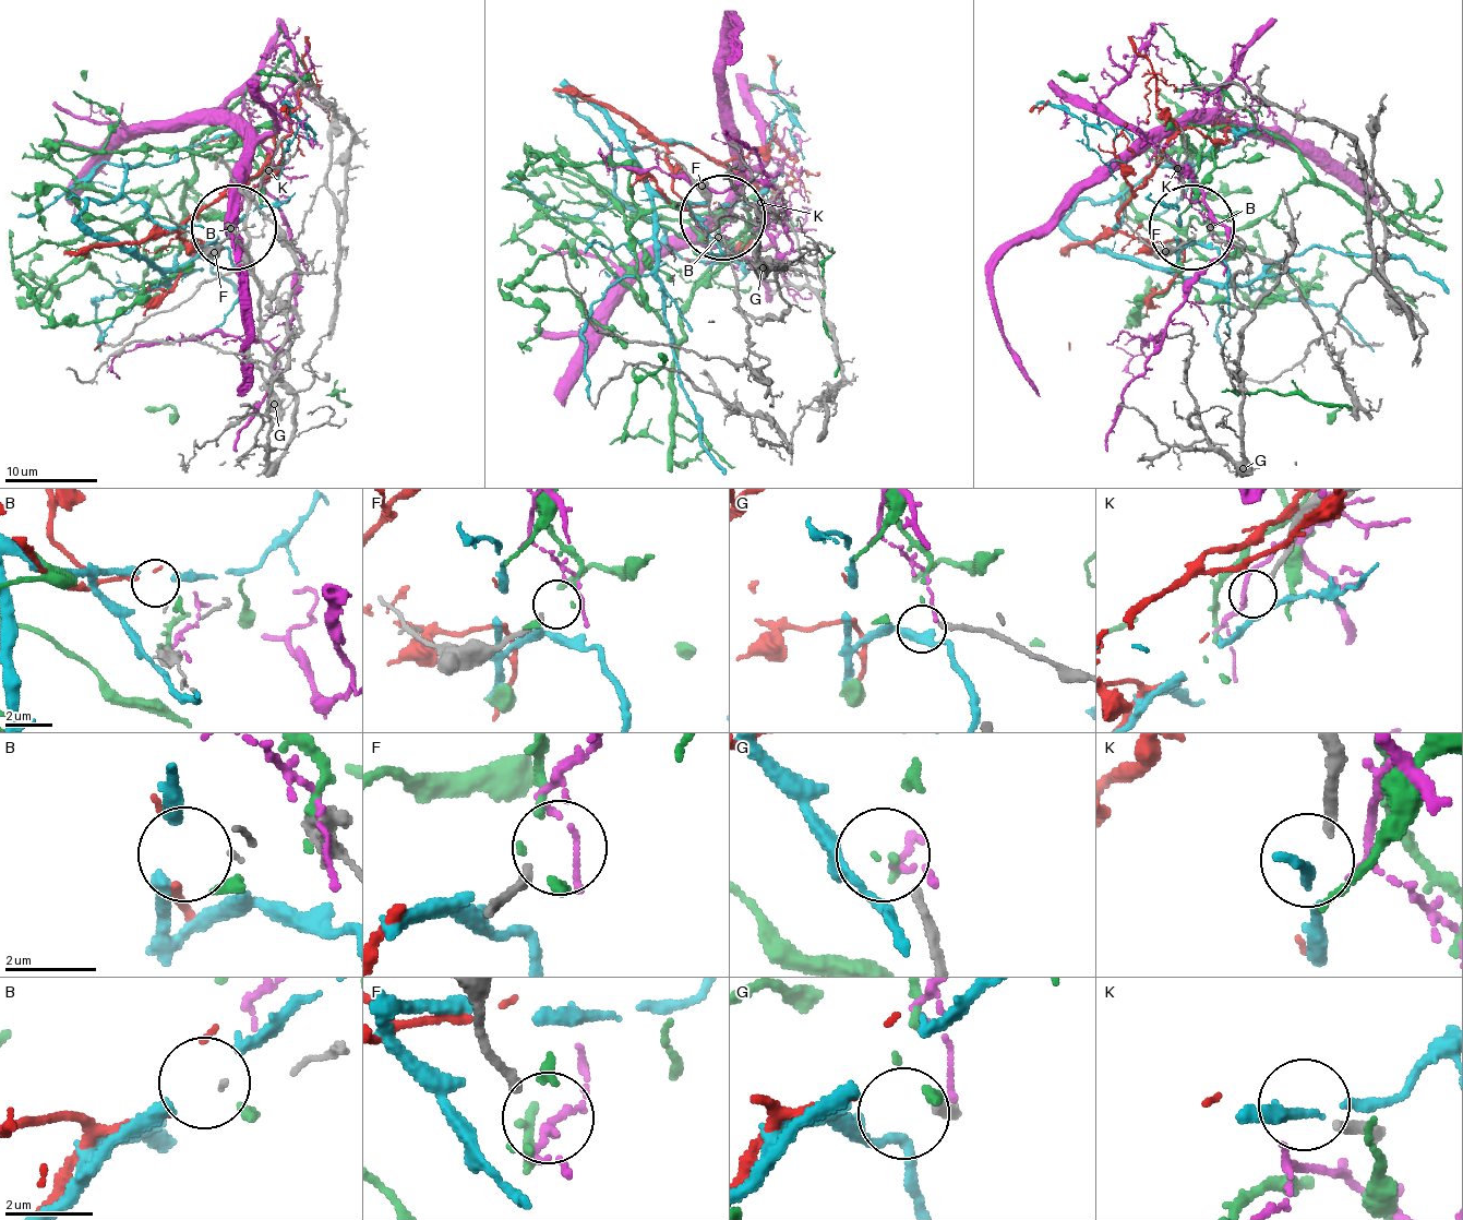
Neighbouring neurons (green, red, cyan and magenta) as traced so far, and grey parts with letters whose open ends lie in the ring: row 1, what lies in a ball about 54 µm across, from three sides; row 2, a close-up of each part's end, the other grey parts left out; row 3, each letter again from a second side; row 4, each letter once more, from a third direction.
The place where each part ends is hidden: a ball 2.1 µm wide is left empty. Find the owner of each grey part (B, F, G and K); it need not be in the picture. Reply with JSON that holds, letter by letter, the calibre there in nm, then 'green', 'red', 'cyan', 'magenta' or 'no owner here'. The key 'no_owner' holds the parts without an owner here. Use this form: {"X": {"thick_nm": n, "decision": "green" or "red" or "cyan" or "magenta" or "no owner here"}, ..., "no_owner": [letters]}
{"B": {"thick_nm": 70, "decision": "red"}, "F": {"thick_nm": 220, "decision": "no owner here"}, "G": {"thick_nm": 200, "decision": "no owner here"}, "K": {"thick_nm": 200, "decision": "cyan"}, "no_owner": ["F", "G"]}

